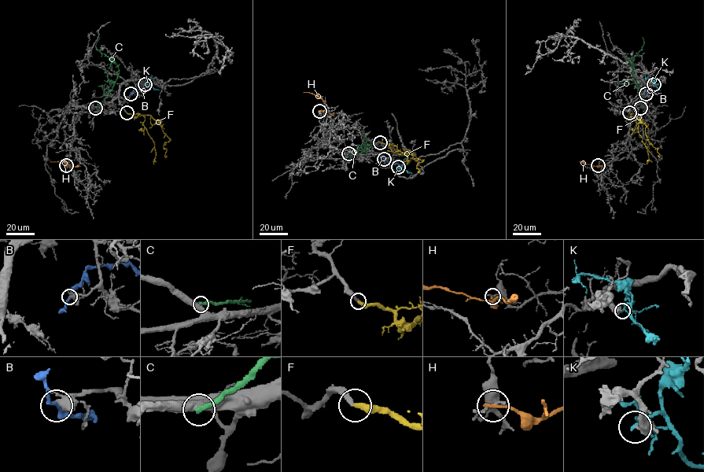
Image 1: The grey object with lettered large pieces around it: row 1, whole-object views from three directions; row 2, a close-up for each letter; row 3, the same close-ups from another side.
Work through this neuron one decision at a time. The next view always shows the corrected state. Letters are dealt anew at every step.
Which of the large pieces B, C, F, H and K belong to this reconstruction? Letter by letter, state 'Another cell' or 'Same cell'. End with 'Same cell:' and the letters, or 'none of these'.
B: Another cell
C: Another cell
F: Same cell
H: Another cell
K: Another cell
Same cell: F

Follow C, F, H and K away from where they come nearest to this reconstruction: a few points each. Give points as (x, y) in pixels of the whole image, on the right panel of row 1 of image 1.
C: (640, 108), (631, 59), (642, 49), (644, 42), (643, 37)
F: (629, 112), (632, 117), (641, 115), (639, 119), (646, 125), (647, 140), (657, 149), (660, 155), (657, 155)
H: (598, 165), (579, 161)
K: (653, 84), (655, 82), (652, 79), (646, 78), (646, 81)

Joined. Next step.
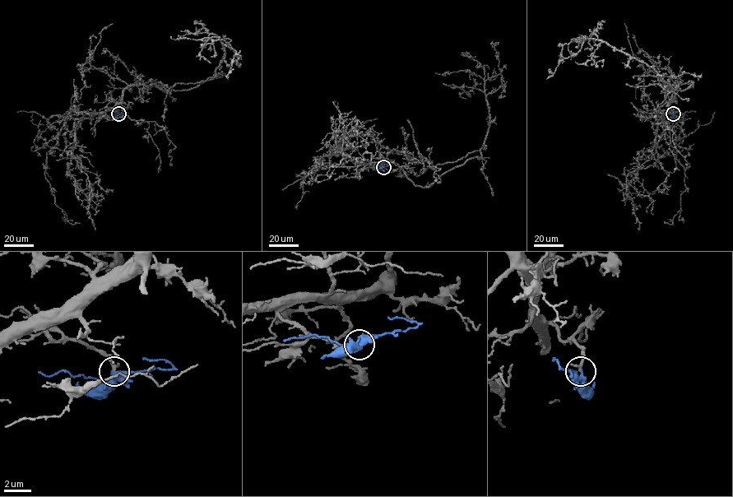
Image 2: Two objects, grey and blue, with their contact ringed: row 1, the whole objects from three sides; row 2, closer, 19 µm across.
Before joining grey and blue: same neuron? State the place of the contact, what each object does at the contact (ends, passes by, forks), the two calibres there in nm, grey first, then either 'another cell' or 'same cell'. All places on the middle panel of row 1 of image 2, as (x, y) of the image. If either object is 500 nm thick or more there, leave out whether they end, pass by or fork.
at (383, 167); grey ends there; blue passes by; 220 nm thick on the grey side, 360 nm on the other; same cell

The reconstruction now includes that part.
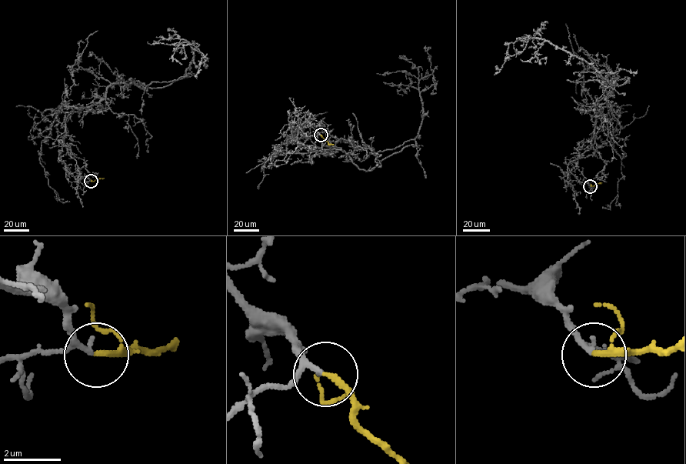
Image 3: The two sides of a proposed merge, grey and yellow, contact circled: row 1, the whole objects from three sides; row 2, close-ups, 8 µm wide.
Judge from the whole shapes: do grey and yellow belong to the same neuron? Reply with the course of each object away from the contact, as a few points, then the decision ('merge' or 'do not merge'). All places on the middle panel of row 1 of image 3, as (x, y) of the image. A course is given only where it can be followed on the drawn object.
grey via (321, 135), (306, 114), (294, 139), (349, 155), (415, 140), (419, 81), (432, 72), (426, 45) | yellow via (321, 135), (333, 145) | merge

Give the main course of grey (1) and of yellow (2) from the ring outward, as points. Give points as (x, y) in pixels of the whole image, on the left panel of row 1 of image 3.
1: (91, 181), (64, 143), (74, 108), (113, 84), (184, 76), (189, 44), (203, 55), (196, 78)
2: (91, 181), (104, 178)

